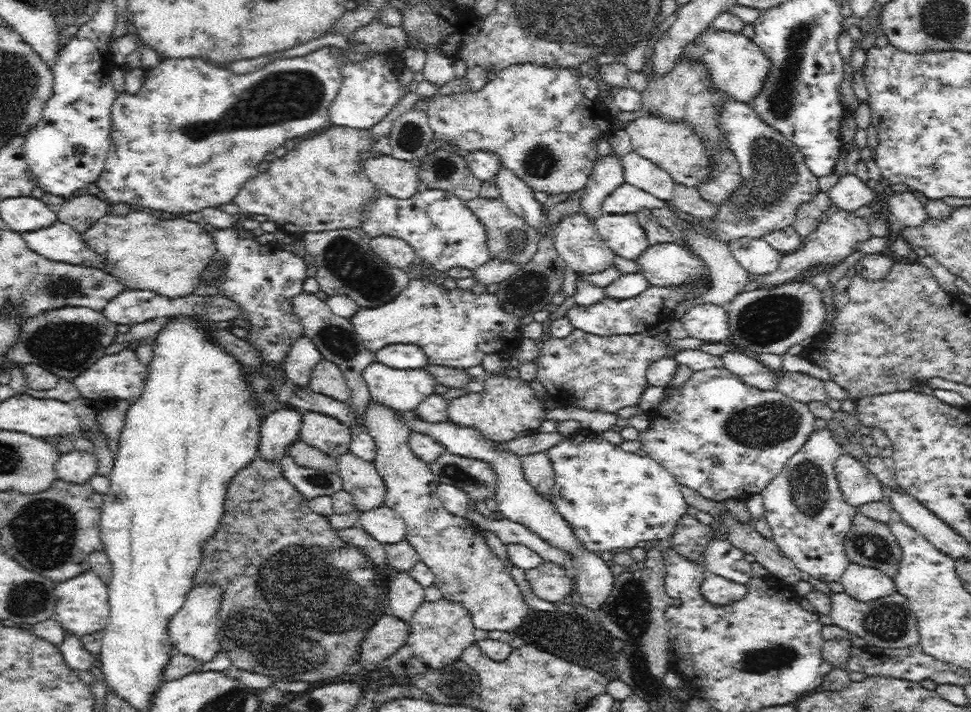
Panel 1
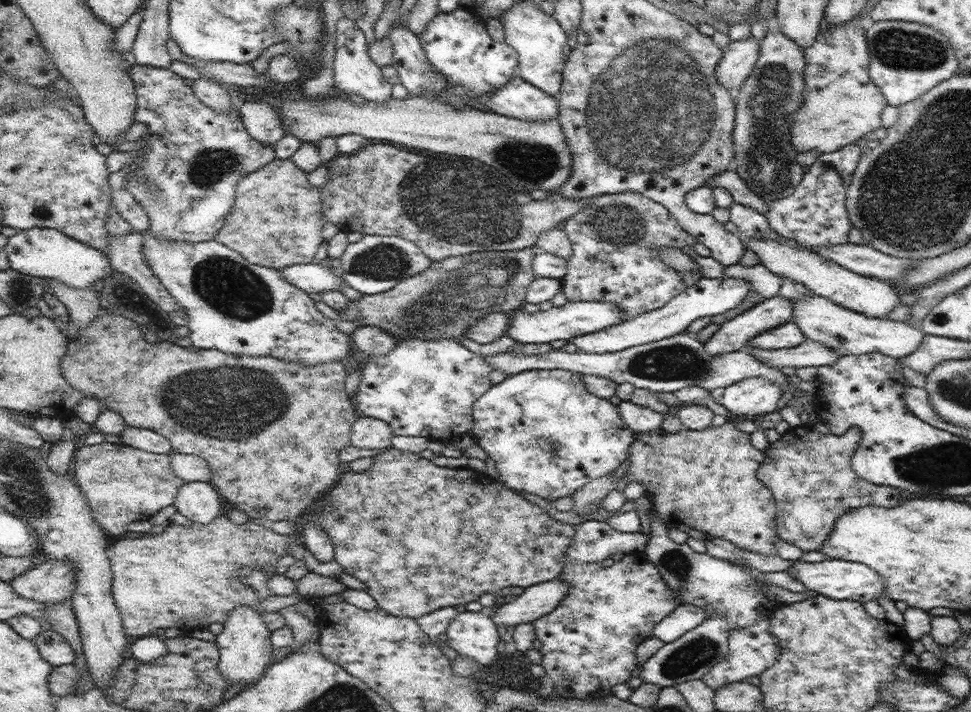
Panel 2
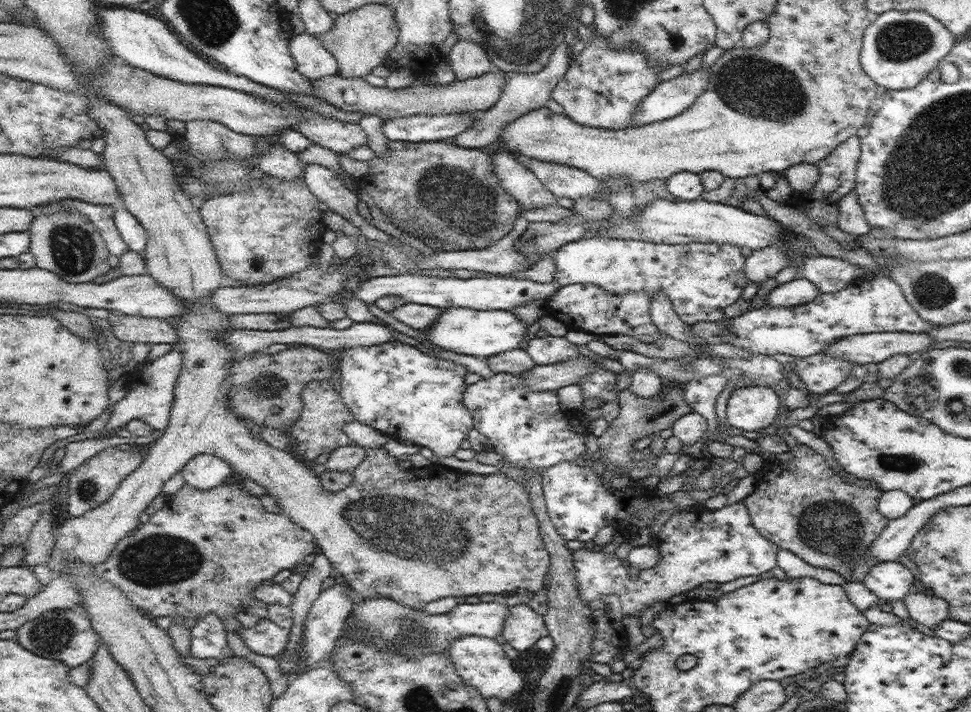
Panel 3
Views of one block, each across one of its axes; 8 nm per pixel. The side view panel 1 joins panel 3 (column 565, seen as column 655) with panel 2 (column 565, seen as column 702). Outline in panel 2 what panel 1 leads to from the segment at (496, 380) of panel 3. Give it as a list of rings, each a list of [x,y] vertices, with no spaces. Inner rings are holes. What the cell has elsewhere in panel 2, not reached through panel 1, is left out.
[[[525,370],[507,376],[503,382],[491,386],[479,400],[473,402],[473,428],[469,430],[481,450],[495,462],[503,484],[515,492],[529,492],[555,502],[595,478],[615,472],[615,468],[629,460],[629,446],[633,444],[633,430],[621,420],[619,406],[585,390],[579,372],[571,370]]]

